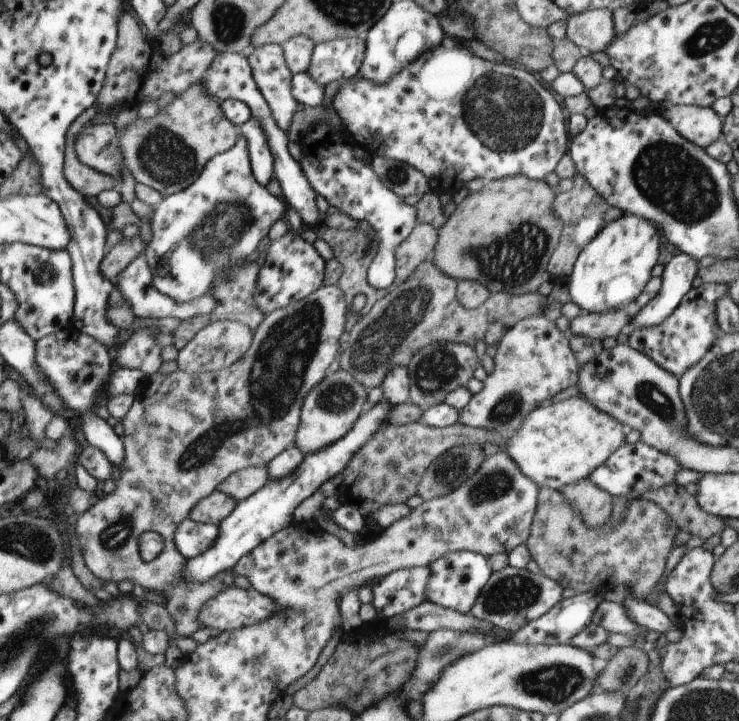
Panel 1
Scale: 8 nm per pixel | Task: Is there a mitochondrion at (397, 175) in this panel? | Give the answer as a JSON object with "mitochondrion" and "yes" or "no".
{"mitochondrion":"yes"}

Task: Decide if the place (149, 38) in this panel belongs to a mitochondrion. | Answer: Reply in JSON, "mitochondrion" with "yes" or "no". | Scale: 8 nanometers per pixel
{"mitochondrion":"no"}

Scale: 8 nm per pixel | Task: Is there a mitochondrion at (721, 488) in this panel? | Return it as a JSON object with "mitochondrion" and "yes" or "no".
{"mitochondrion":"no"}

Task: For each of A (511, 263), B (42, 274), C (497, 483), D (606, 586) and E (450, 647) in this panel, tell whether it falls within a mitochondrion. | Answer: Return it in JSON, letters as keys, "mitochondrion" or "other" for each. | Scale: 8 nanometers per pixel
{"A":"mitochondrion","B":"mitochondrion","C":"mitochondrion","D":"other","E":"mitochondrion"}

